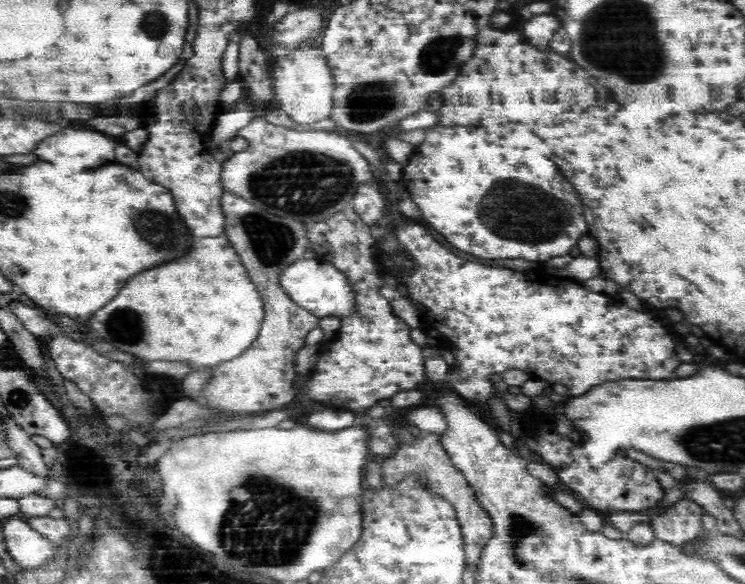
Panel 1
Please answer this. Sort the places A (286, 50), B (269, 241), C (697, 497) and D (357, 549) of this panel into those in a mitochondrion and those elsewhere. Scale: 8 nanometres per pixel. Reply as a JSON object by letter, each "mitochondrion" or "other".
{"A":"other","B":"mitochondrion","C":"other","D":"other"}

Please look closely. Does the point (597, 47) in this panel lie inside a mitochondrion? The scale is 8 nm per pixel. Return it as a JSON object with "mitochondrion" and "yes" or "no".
{"mitochondrion":"yes"}

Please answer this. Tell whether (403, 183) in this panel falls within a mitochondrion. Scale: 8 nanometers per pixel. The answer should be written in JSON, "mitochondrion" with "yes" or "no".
{"mitochondrion":"no"}

